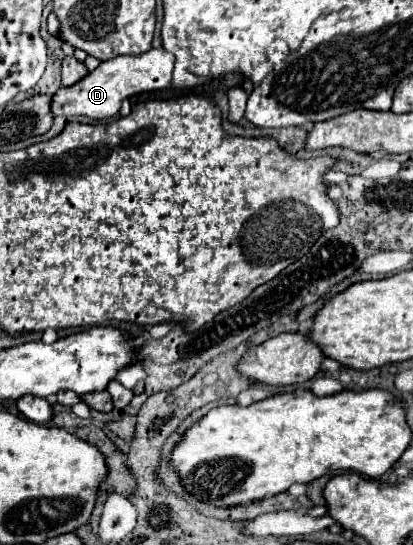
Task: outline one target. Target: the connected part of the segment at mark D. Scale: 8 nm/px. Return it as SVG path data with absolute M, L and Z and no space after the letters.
M152 48L140 56L116 56L100 62L100 66L88 72L82 80L72 86L62 86L52 96L50 110L54 116L88 116L88 118L112 118L118 114L124 98L140 92L162 90L170 86L174 68L174 56L162 48Z

